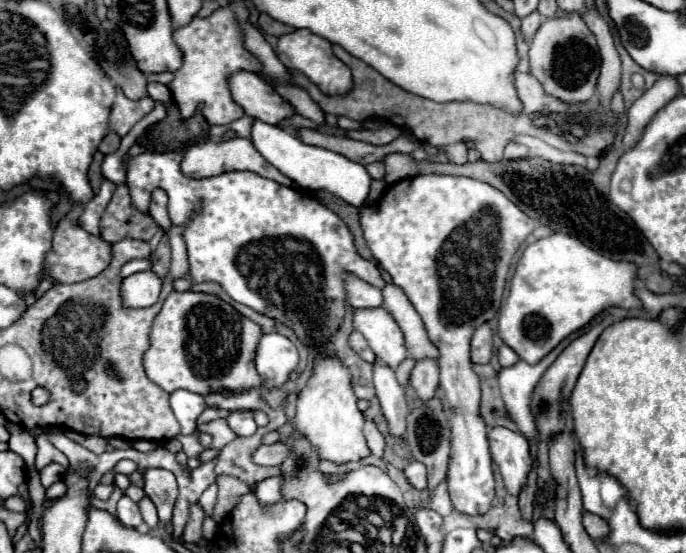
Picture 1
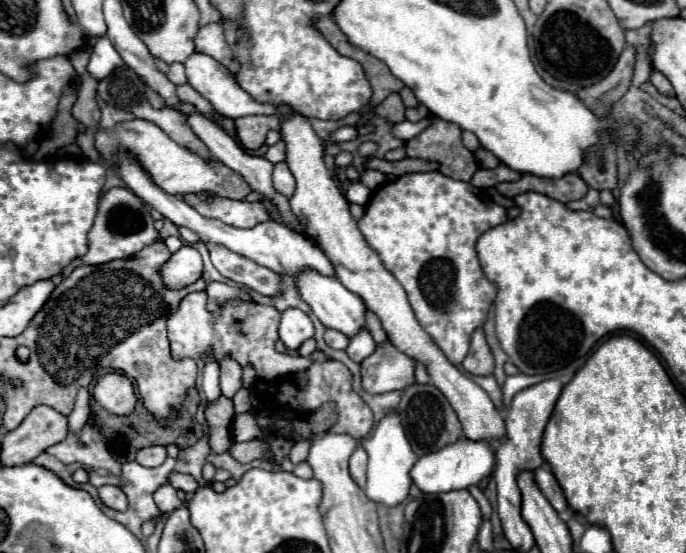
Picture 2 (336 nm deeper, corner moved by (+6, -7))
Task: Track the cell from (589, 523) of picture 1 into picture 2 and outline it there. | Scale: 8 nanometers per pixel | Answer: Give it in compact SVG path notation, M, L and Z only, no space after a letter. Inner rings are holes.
M544 467L534 469L534 483L538 485L538 489L544 493L544 497L550 501L550 505L556 511L566 511L568 509L566 499L564 499L564 493L562 493L556 477L552 475L552 471L548 471Z

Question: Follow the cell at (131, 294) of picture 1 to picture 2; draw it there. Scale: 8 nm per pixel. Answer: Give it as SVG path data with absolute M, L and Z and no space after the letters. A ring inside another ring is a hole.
M184 245L178 249L170 261L162 267L162 281L170 289L182 289L202 277L204 263L198 249L192 245Z

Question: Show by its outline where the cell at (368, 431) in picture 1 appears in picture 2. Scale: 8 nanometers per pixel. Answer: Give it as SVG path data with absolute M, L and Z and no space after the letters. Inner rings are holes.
M356 447L356 451L350 457L350 475L358 487L366 485L366 461L368 457L366 457L364 447Z

